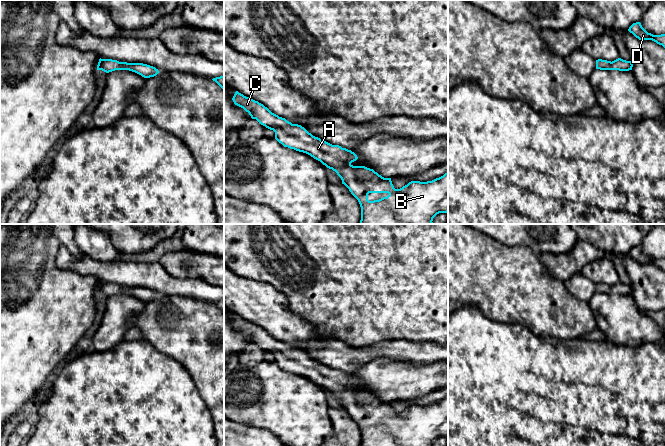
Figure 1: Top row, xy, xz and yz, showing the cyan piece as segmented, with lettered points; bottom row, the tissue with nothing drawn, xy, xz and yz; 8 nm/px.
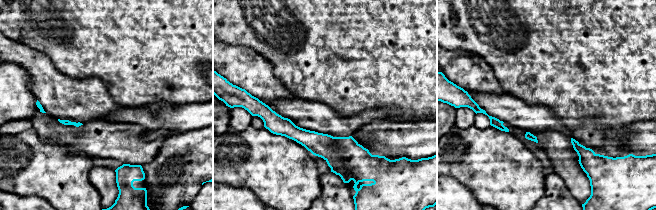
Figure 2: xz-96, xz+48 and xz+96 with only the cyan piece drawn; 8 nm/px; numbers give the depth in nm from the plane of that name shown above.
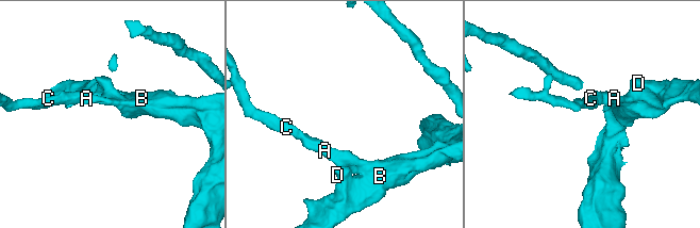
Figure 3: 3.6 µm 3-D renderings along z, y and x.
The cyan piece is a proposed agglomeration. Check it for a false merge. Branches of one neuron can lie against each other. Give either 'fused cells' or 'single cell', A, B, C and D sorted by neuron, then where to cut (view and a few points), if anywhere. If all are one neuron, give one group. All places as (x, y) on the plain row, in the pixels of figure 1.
single cell; groups A B C D; cut none

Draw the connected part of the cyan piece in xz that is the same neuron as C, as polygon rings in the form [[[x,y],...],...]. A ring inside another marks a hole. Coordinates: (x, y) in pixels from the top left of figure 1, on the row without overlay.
[[[238,315],[235,316],[232,324],[235,329],[248,336],[252,343],[256,343],[261,349],[273,354],[275,363],[284,371],[306,377],[335,395],[341,402],[342,408],[349,413],[360,428],[360,446],[432,446],[437,438],[448,436],[448,397],[432,405],[411,405],[402,412],[395,413],[391,402],[384,402],[365,390],[353,390],[351,387],[358,381],[351,374],[339,369],[332,369],[313,360],[301,349],[292,348],[285,342],[279,341],[263,328]],[[369,417],[388,417],[389,419],[379,424],[369,425]]]

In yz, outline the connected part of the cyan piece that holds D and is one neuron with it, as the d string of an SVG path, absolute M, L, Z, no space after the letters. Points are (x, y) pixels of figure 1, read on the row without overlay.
M640 246L633 247L628 255L632 257L639 264L652 264L665 272L665 258L653 259L648 257L641 249Z

